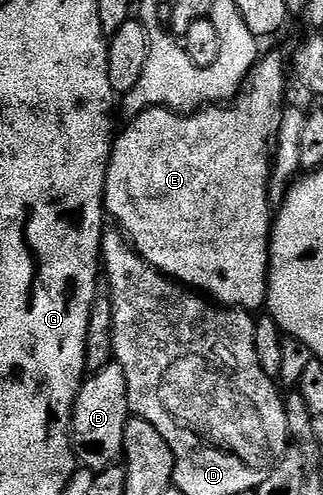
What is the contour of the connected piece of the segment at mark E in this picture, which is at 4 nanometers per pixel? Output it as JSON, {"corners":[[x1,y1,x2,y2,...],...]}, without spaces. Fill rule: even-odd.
{"corners":[[263,55,246,76,242,91,229,101,228,106,207,106,189,114,174,111,172,108,146,108,140,115,133,117,126,129,117,133,114,149,110,152,110,165,106,175,105,211,115,220,123,236,132,245,134,251,141,254,158,272,191,290,205,294,211,301,227,308,255,310,266,303,268,278,270,277,270,234,272,231,272,209,268,190,270,189,270,170,272,157,282,121,286,86,288,83,288,64,278,56]]}

